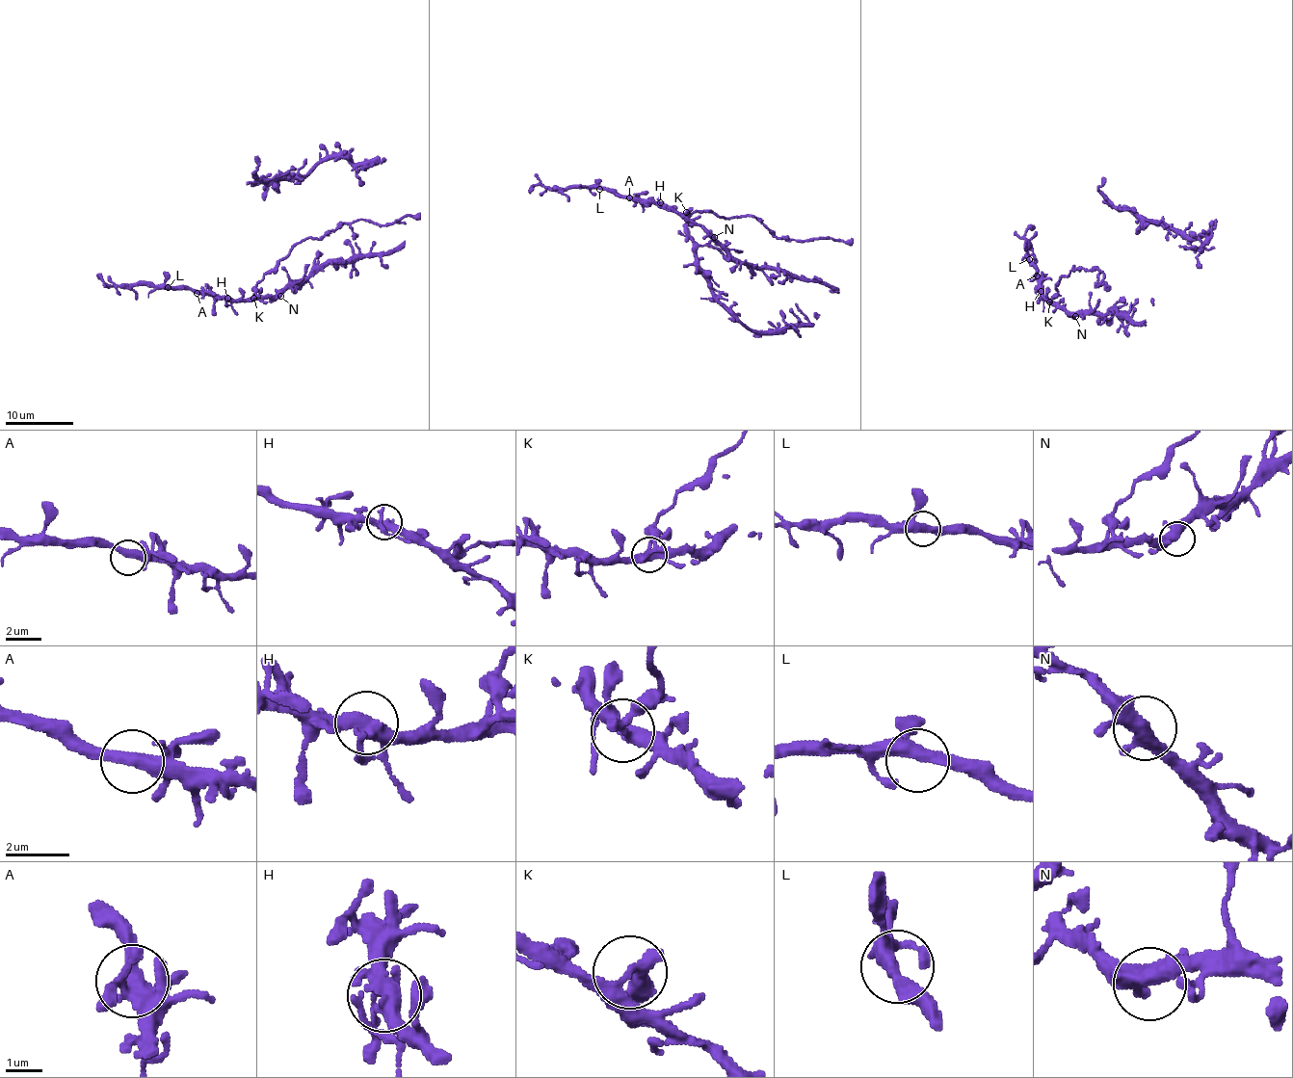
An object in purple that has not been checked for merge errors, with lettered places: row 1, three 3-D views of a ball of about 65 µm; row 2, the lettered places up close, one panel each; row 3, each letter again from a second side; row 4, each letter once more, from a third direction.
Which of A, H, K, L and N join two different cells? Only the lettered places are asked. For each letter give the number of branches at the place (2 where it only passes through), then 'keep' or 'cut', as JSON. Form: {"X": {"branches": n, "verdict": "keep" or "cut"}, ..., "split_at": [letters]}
{"A": {"branches": 3, "verdict": "keep"}, "H": {"branches": 3, "verdict": "keep"}, "K": {"branches": 3, "verdict": "cut"}, "L": {"branches": 3, "verdict": "keep"}, "N": {"branches": 4, "verdict": "keep"}, "split_at": ["K"]}

